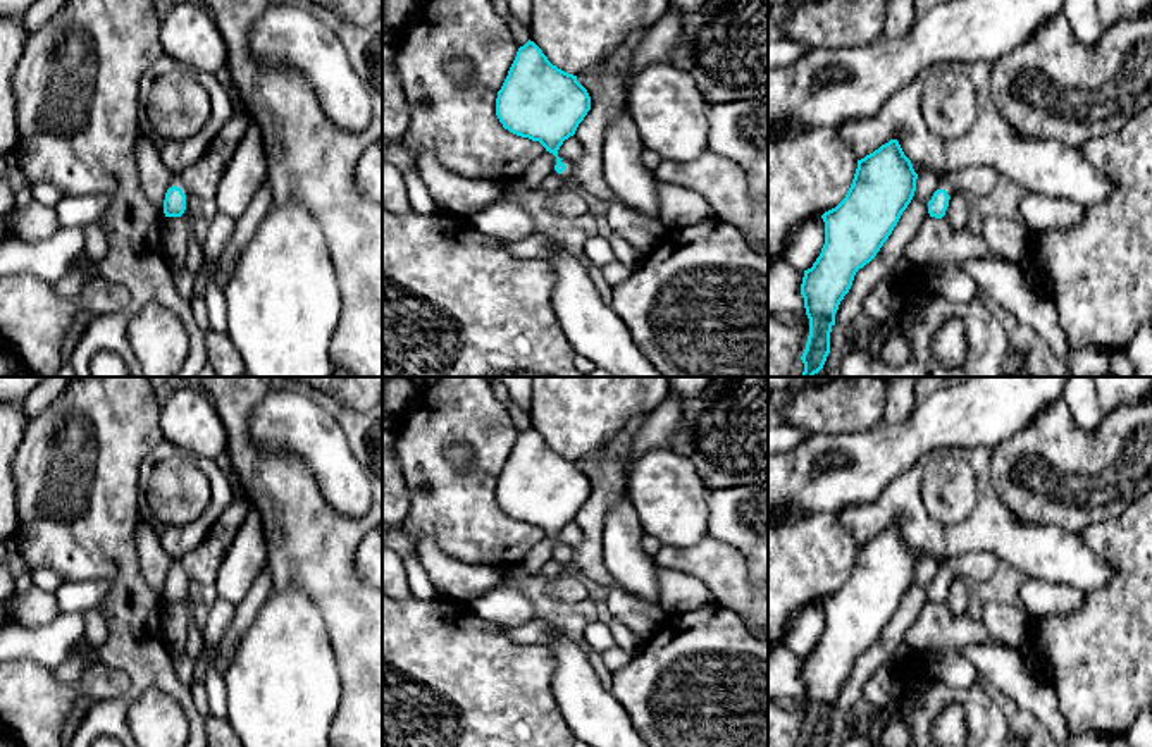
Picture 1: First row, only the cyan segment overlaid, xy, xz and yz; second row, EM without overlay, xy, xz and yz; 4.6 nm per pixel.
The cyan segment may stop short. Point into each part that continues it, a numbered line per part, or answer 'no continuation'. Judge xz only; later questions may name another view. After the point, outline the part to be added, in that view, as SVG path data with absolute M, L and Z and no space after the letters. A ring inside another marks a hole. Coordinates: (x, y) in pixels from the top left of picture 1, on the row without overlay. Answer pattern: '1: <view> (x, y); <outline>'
1: xz (565, 587); M561 546L567 554L558 559L556 556L553 556L553 561L558 561L561 565L561 573L556 575L553 578L553 585L551 585L551 596L558 601L565 601L565 602L579 602L589 597L589 590L585 589L585 585L573 578L568 573L568 568L572 565L572 547L568 546Z

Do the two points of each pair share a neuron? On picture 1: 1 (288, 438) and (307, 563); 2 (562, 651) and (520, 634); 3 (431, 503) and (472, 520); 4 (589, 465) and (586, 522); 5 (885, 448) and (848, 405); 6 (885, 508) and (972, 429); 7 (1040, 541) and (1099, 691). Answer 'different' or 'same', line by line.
1: different
2: different
3: same
4: same
5: different
6: different
7: different

